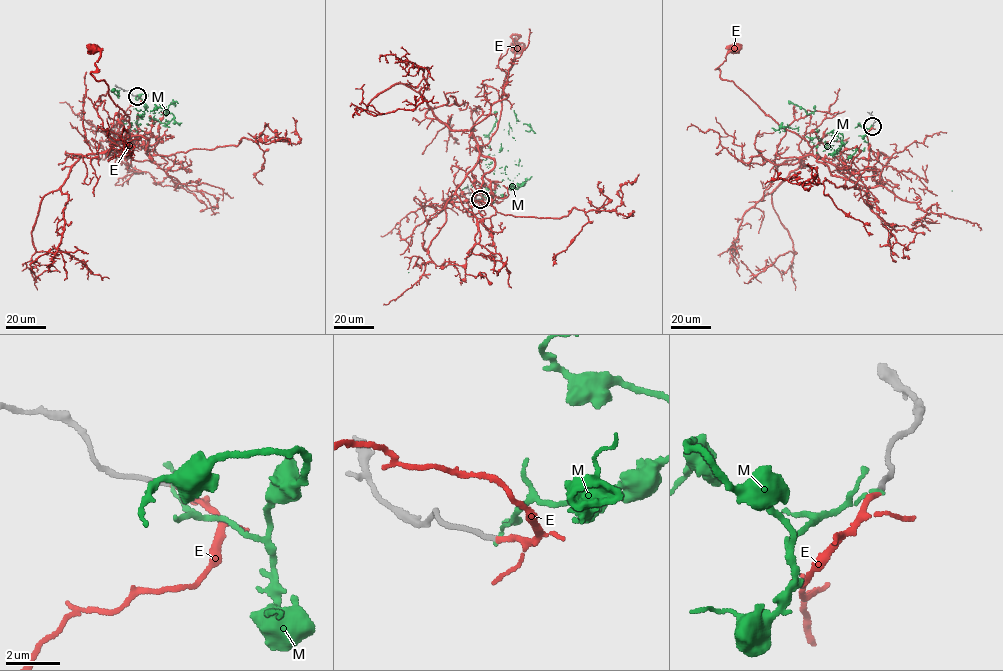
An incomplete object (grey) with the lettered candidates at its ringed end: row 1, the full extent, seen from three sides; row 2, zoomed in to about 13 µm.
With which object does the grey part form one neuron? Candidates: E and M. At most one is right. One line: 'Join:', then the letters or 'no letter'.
Join: E

